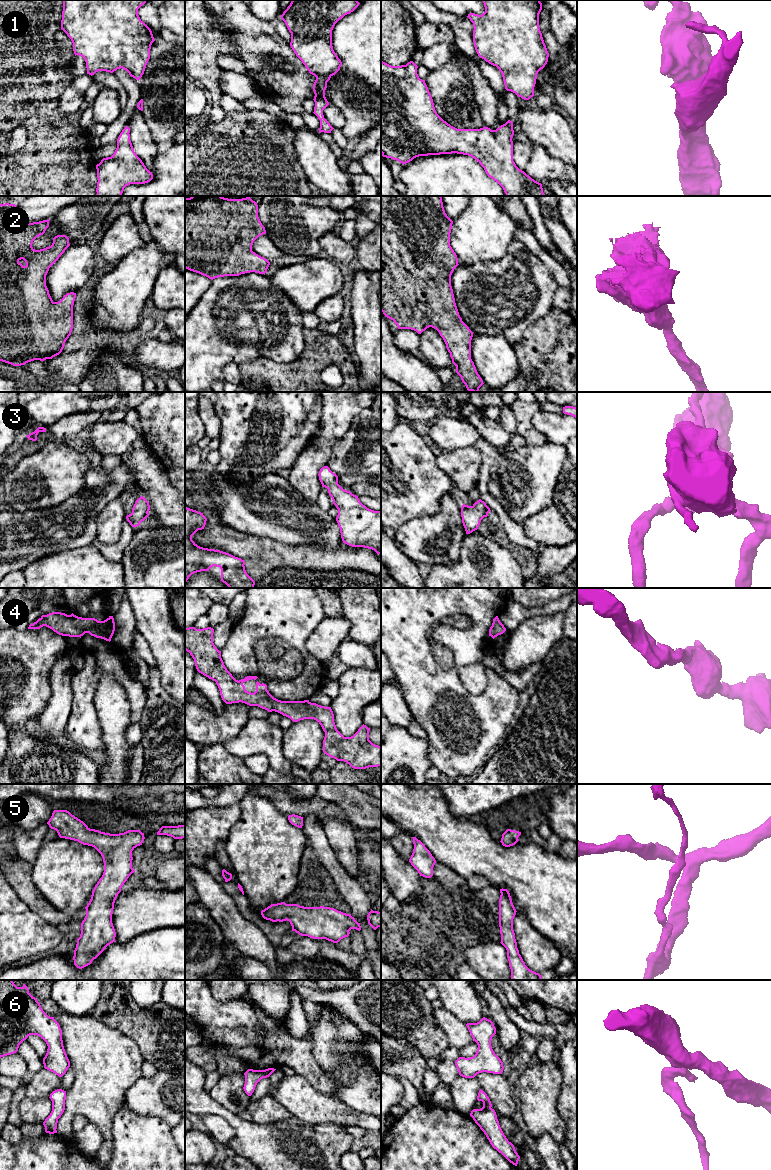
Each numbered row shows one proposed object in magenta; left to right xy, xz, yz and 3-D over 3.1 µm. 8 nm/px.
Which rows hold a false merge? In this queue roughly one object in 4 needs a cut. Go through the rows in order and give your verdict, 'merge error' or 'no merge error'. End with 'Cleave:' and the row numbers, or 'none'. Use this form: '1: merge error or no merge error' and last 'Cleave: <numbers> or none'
1: no merge error
2: no merge error
3: no merge error
4: no merge error
5: no merge error
6: no merge error
Cleave: none

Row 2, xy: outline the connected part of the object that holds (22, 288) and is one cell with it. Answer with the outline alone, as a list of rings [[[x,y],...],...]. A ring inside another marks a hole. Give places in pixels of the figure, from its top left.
[[[0,204],[0,361],[13,366],[25,365],[34,360],[44,361],[59,355],[73,329],[73,305],[76,293],[70,292],[54,302],[46,286],[49,268],[70,246],[66,235],[57,235],[51,246],[35,250],[33,241],[43,235],[49,220],[33,223],[18,223],[14,219],[15,204]]]

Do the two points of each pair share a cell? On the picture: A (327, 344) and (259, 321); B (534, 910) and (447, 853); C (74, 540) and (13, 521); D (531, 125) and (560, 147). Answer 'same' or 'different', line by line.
A: different
B: same
C: same
D: same

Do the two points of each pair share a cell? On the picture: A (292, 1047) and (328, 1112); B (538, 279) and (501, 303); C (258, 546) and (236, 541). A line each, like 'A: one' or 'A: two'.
A: two
B: one
C: one

